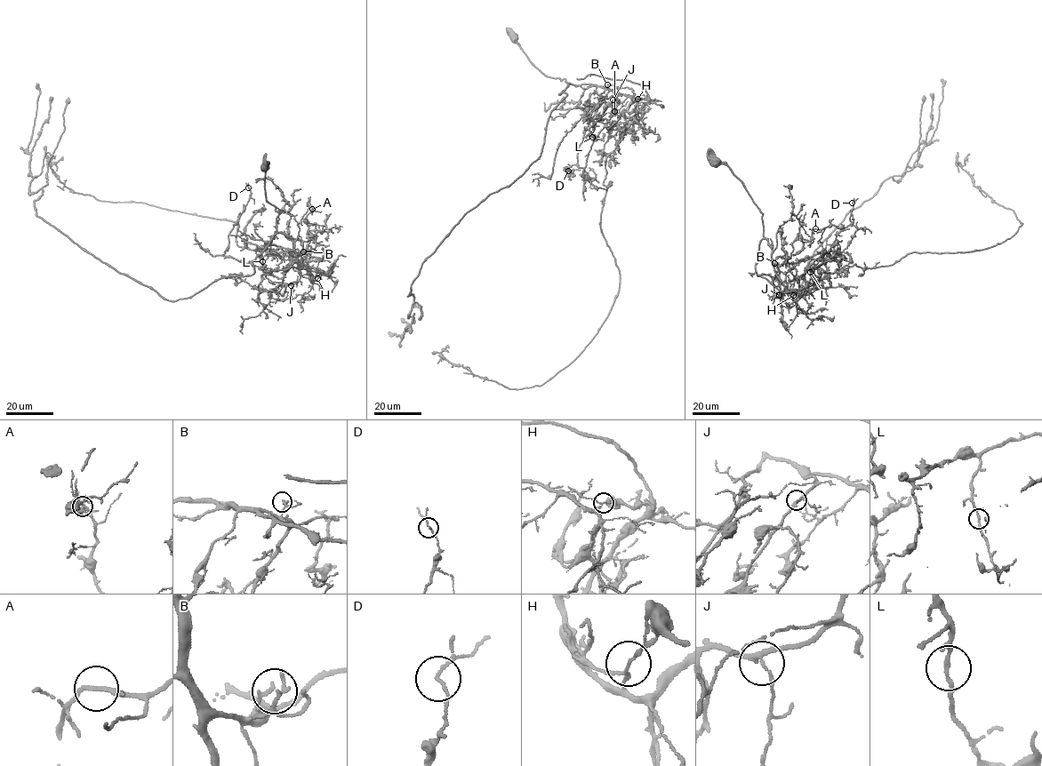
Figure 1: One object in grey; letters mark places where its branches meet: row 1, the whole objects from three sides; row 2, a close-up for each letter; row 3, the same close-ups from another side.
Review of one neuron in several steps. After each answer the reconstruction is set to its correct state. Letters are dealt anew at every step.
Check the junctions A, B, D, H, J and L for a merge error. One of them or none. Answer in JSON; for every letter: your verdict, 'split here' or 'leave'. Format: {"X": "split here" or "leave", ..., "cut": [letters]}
{"A": "leave", "B": "leave", "D": "leave", "H": "split here", "J": "leave", "L": "leave", "cut": ["H"]}

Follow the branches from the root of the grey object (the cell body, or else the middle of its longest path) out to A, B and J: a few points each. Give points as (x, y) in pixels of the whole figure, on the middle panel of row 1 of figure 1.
A: (512, 35), (531, 62), (548, 76), (573, 84), (620, 88), (611, 111), (614, 111)
B: (512, 35), (510, 38), (531, 62), (548, 76), (565, 79), (573, 84), (606, 88), (607, 84)
J: (512, 35), (510, 38), (531, 62), (545, 75), (565, 79), (573, 84), (601, 86), (617, 94), (613, 99)

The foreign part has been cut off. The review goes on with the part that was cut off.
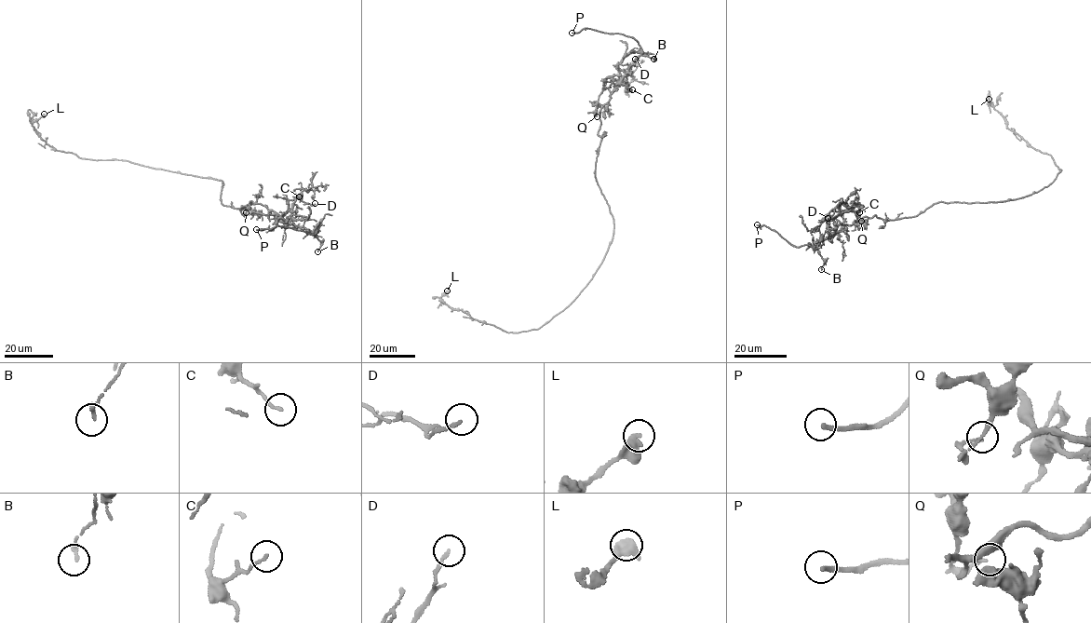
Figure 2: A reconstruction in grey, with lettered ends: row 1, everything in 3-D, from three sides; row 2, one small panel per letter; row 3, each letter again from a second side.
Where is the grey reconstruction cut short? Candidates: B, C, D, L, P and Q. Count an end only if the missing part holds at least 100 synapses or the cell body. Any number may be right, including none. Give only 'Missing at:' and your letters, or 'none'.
Missing at: P

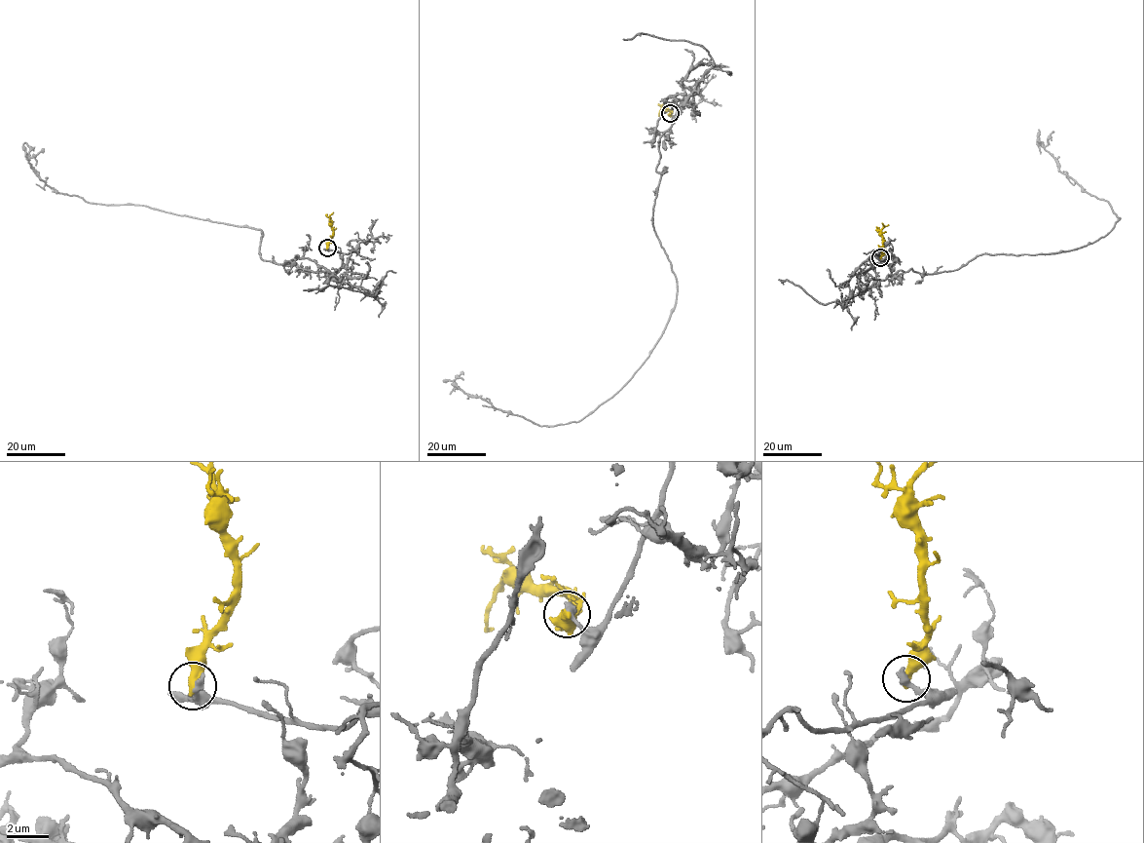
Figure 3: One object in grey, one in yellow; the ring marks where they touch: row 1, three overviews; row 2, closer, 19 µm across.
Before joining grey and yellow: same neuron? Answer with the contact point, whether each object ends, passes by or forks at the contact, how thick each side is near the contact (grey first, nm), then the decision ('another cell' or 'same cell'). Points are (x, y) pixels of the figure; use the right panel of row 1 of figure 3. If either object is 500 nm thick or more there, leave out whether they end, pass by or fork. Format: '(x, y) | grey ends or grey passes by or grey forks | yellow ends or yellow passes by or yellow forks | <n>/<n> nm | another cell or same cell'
(880, 257) | grey ends | yellow ends | 360/460 nm | another cell

